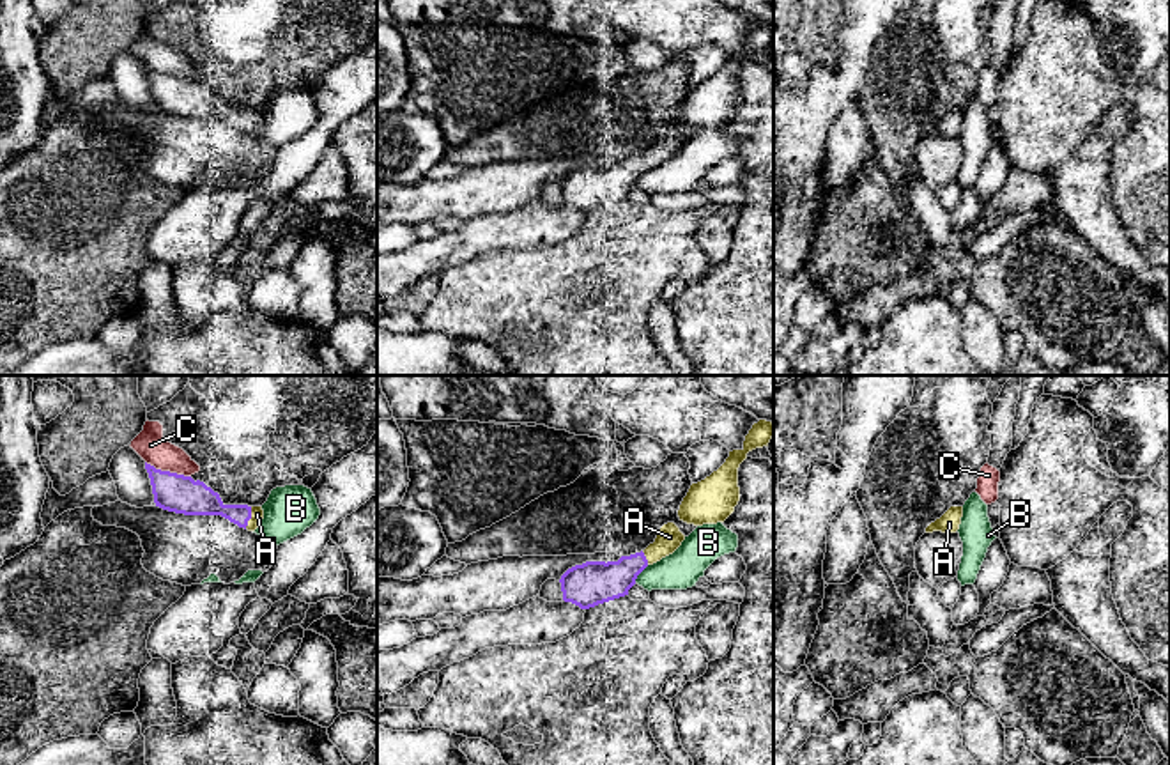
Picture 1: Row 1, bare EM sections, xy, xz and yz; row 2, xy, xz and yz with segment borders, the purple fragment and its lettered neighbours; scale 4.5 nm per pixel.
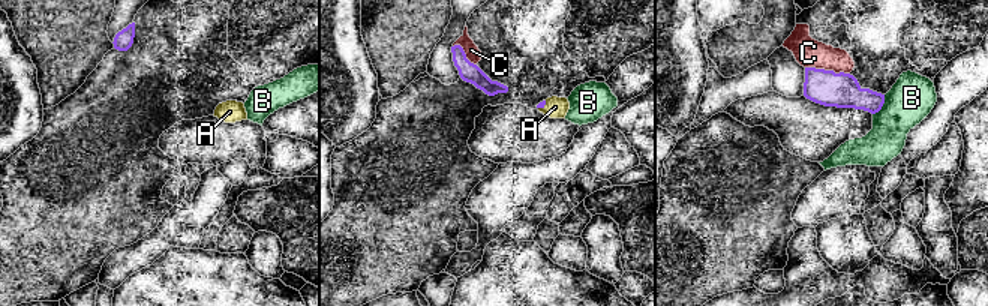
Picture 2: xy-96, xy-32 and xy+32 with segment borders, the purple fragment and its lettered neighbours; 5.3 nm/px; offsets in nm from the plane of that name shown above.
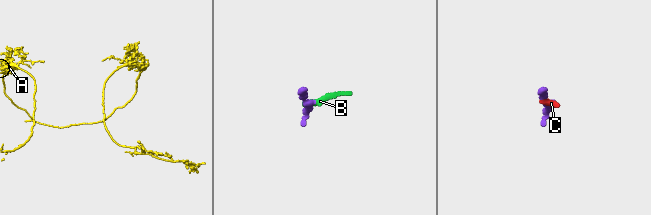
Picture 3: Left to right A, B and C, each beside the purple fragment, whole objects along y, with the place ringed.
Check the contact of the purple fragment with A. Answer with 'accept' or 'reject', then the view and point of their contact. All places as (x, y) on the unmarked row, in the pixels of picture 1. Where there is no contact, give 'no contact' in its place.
accept | xy (250, 121)

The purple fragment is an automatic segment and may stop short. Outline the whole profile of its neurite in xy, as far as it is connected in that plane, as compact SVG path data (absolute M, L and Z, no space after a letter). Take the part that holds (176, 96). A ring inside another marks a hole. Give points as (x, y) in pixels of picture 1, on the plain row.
M145 66L156 110L184 119L221 119L255 135L264 122L262 110L225 108L218 96L191 80L161 74Z

